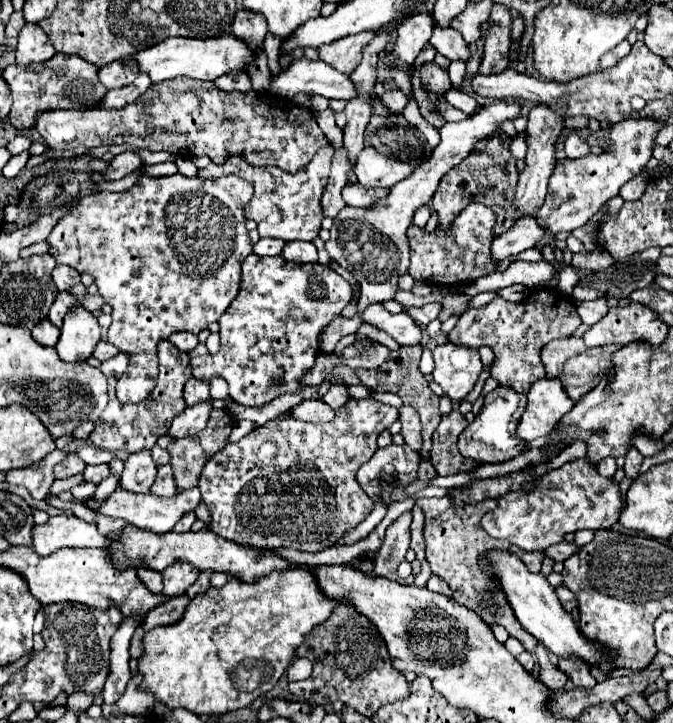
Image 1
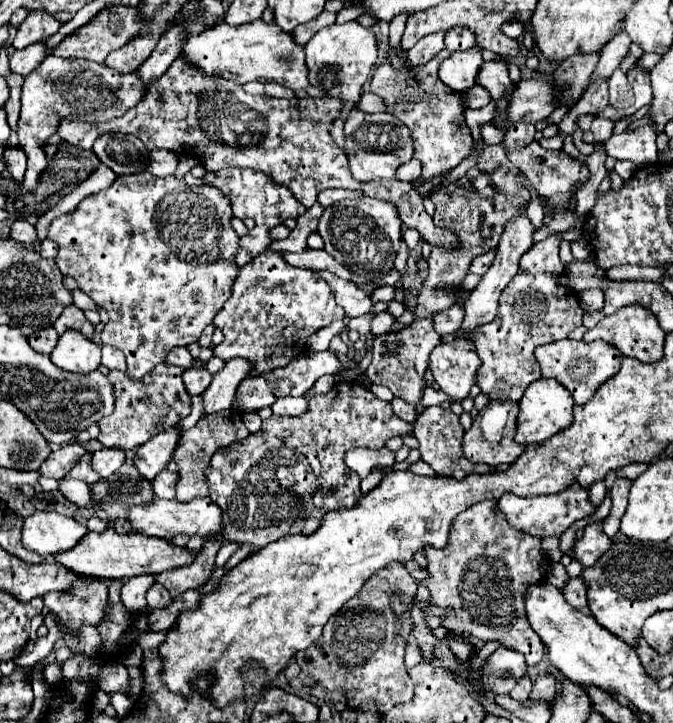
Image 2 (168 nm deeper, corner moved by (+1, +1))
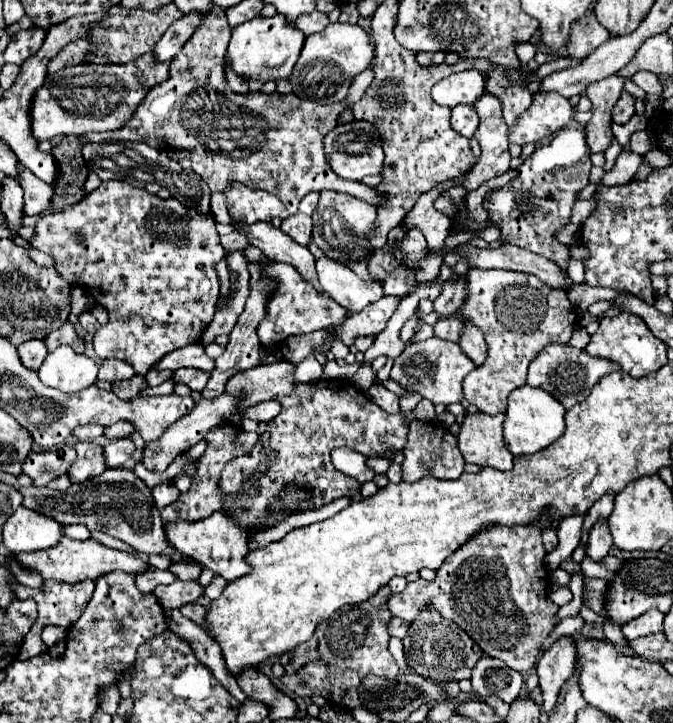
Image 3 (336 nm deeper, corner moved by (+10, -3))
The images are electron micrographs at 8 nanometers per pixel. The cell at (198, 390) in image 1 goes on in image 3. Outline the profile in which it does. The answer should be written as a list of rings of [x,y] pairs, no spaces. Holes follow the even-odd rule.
[[[178,369],[178,371],[174,371],[172,379],[176,383],[188,385],[192,391],[202,391],[204,383],[208,381],[208,373],[204,373],[200,369]]]

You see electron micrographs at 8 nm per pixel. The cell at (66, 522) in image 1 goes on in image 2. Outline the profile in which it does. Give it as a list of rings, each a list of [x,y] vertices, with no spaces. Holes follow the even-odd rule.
[[[35,511],[23,519],[21,541],[23,547],[43,557],[69,551],[87,533],[87,527],[79,521],[55,511]]]

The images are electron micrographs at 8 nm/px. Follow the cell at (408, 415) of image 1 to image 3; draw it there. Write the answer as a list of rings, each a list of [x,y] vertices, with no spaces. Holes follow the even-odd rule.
[[[374,383],[374,385],[368,389],[368,397],[370,397],[376,405],[380,405],[384,411],[388,411],[388,413],[400,413],[398,397],[396,397],[392,391],[388,391],[386,387]]]

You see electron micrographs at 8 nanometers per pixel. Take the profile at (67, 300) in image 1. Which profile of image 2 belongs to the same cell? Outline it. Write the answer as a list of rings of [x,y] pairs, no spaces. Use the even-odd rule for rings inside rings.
[[[69,305],[69,307],[65,307],[65,311],[61,313],[61,317],[55,321],[55,325],[53,325],[55,329],[57,329],[57,333],[61,335],[63,331],[67,331],[67,329],[77,329],[77,331],[81,331],[87,339],[93,339],[93,325],[85,319],[85,315],[83,315],[83,311],[81,309],[77,309],[75,305]]]

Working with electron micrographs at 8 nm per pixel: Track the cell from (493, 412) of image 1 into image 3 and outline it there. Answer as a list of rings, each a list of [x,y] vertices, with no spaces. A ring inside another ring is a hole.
[[[474,413],[466,415],[460,435],[458,447],[466,463],[476,463],[478,467],[494,467],[494,469],[510,469],[514,455],[506,449],[502,439],[502,423],[506,415],[488,415]]]

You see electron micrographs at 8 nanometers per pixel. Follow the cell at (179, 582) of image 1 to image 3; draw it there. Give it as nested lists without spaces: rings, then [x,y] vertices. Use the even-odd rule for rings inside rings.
[[[176,579],[170,585],[158,585],[154,589],[154,595],[164,609],[178,609],[186,603],[194,603],[202,595],[202,585],[198,581]]]

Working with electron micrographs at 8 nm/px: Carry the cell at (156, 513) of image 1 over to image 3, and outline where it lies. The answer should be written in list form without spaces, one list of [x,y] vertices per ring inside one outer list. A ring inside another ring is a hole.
[[[216,511],[200,521],[186,521],[186,519],[168,521],[164,523],[164,535],[170,547],[178,549],[182,555],[192,557],[206,569],[212,569],[214,573],[222,575],[226,581],[238,579],[240,575],[246,575],[250,571],[246,563],[248,531],[240,531],[240,527],[236,527],[236,523],[232,523],[232,519],[228,519],[222,511]]]

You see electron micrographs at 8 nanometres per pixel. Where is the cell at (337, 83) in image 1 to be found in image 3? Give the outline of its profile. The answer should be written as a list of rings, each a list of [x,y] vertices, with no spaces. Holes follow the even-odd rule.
[[[274,15],[274,17],[256,17],[248,23],[242,23],[240,27],[232,29],[232,39],[228,43],[226,49],[226,61],[230,63],[232,71],[240,77],[246,79],[258,79],[262,83],[266,81],[280,81],[280,79],[288,79],[296,59],[300,55],[304,43],[304,33],[298,31],[294,25],[284,23],[282,15]]]

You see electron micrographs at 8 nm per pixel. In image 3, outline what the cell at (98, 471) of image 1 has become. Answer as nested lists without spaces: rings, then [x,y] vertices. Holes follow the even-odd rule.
[[[116,439],[112,441],[108,447],[104,447],[104,463],[108,469],[114,469],[114,467],[122,467],[130,455],[134,451],[134,443],[132,439]]]

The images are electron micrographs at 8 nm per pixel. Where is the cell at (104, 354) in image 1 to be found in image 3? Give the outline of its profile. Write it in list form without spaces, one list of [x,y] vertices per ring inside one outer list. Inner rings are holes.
[[[104,359],[98,371],[98,379],[106,379],[106,381],[130,379],[132,375],[134,375],[132,367],[128,367],[128,363],[122,363],[120,359]]]

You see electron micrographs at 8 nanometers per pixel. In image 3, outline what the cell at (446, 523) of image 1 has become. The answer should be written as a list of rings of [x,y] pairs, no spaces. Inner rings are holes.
[[[490,525],[460,545],[436,571],[434,581],[418,579],[408,583],[400,593],[400,599],[390,599],[388,605],[392,607],[392,615],[404,619],[406,623],[416,621],[422,611],[438,611],[440,617],[454,621],[462,631],[476,639],[486,655],[502,659],[508,663],[508,667],[526,675],[530,669],[534,669],[544,639],[558,625],[556,613],[560,607],[552,605],[548,599],[548,571],[544,567],[544,555],[546,551],[542,545],[542,535],[536,527]]]

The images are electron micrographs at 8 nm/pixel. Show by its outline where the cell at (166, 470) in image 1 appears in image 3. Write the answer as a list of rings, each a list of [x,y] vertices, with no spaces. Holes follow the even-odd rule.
[[[172,481],[160,483],[160,485],[152,487],[152,497],[154,497],[154,501],[156,501],[156,505],[158,505],[160,509],[166,507],[168,503],[172,503],[174,499],[178,499],[178,495],[180,495],[180,491],[176,489],[176,485],[174,485]]]

